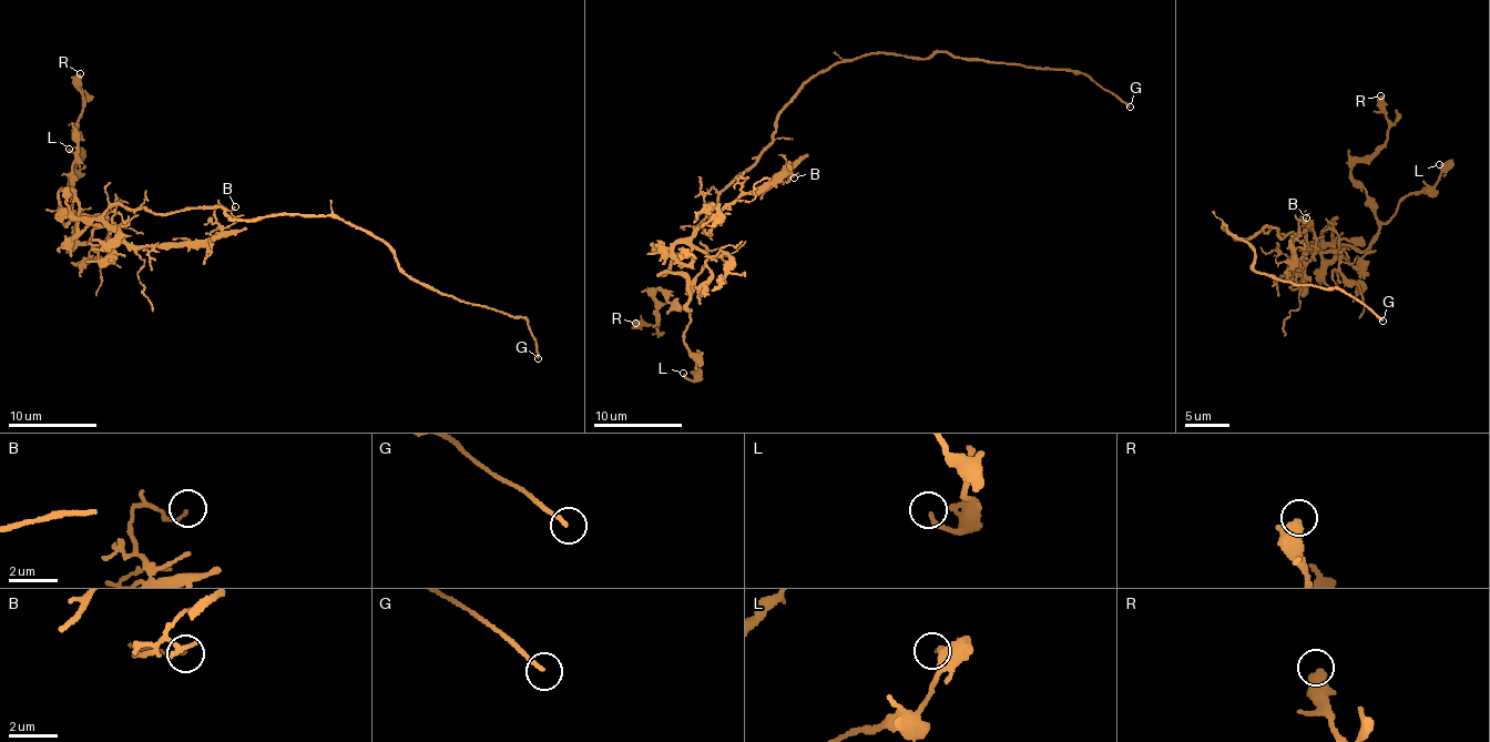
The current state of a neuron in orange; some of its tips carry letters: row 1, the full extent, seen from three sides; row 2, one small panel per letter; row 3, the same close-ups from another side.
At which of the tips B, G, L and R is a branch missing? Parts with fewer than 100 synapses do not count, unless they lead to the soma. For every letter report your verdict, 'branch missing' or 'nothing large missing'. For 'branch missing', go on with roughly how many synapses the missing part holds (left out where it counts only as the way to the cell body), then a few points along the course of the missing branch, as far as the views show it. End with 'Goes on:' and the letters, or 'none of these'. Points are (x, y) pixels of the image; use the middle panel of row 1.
B: nothing large missing
G: branch missing; course (1130, 107), (1149, 130), (1172, 139), (1161, 144)
L: nothing large missing
R: nothing large missing
Goes on: G

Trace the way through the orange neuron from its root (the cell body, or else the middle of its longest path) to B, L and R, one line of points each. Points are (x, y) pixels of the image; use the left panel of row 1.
B: (225, 215), (116, 204), (103, 223), (133, 246), (198, 246), (221, 231), (214, 207), (235, 206)
L: (225, 215), (116, 204), (92, 219), (104, 225), (102, 215), (65, 224), (68, 180), (81, 159), (69, 149)
R: (225, 215), (116, 204), (92, 219), (104, 225), (102, 215), (65, 224), (80, 73)

